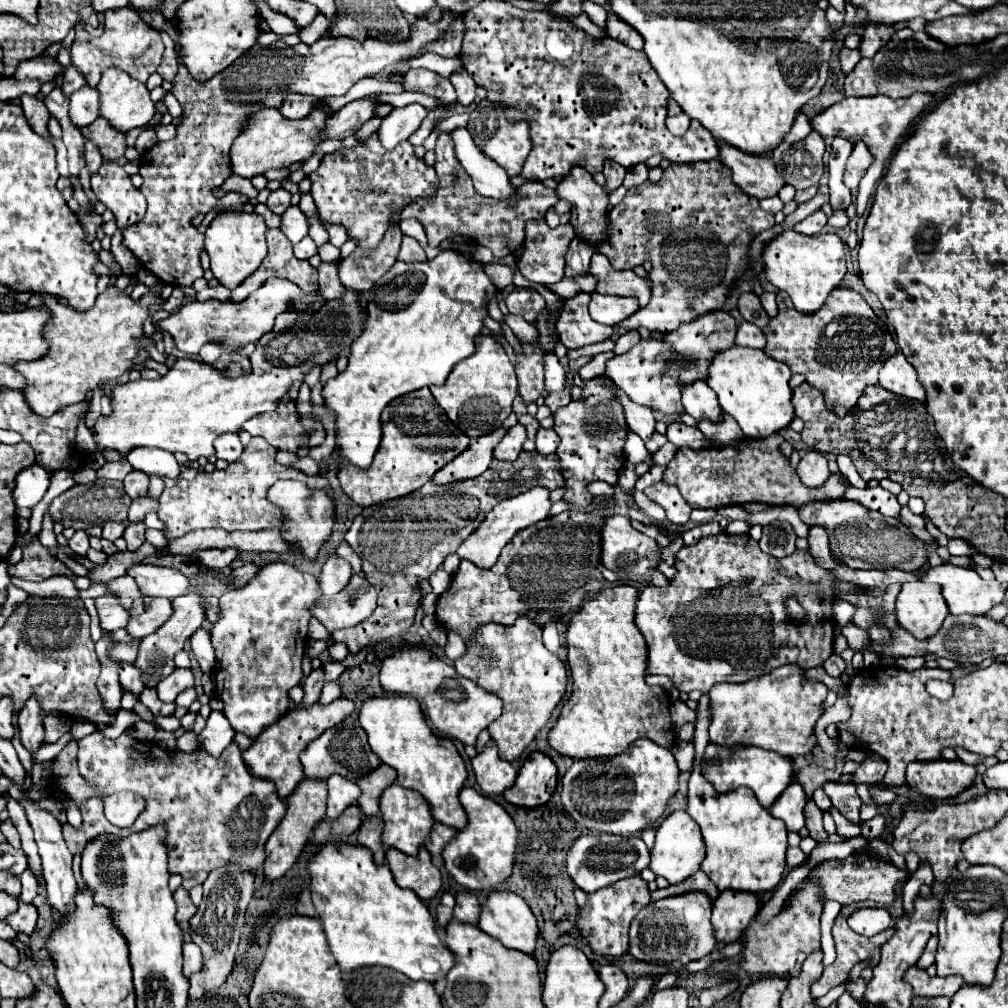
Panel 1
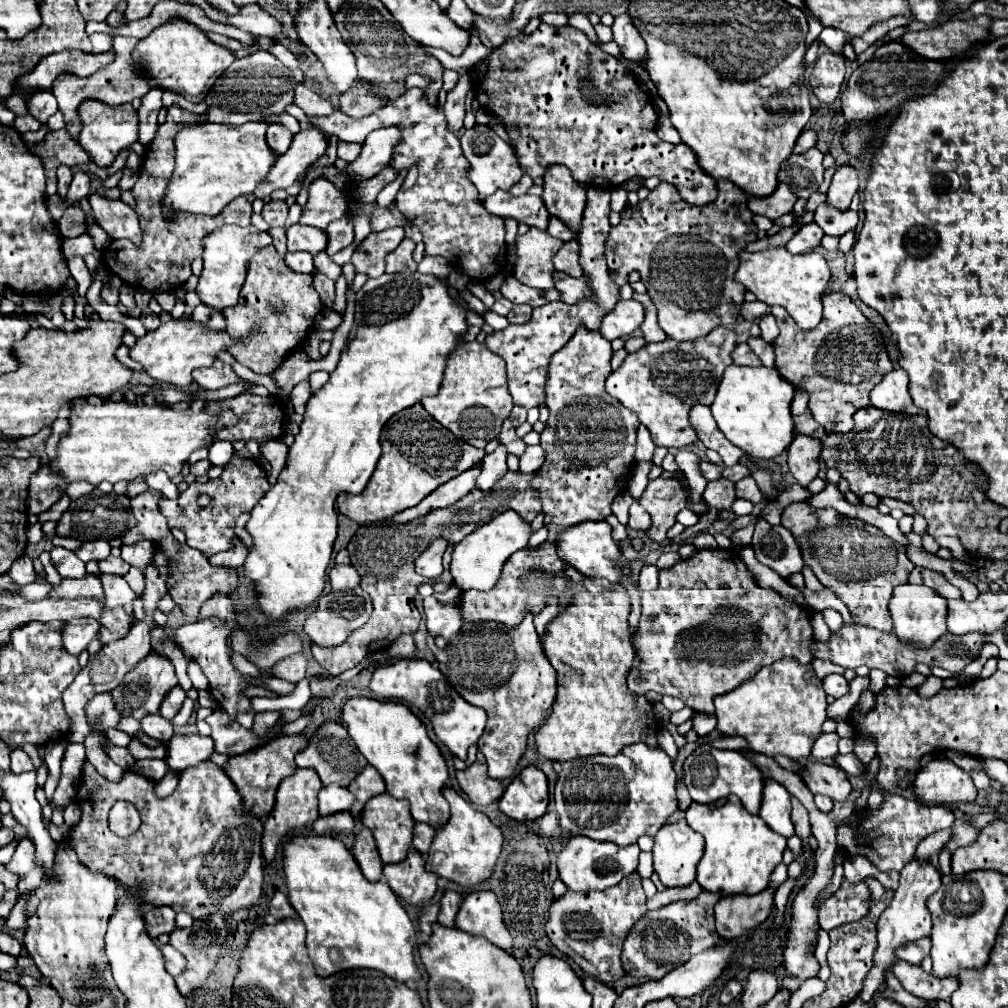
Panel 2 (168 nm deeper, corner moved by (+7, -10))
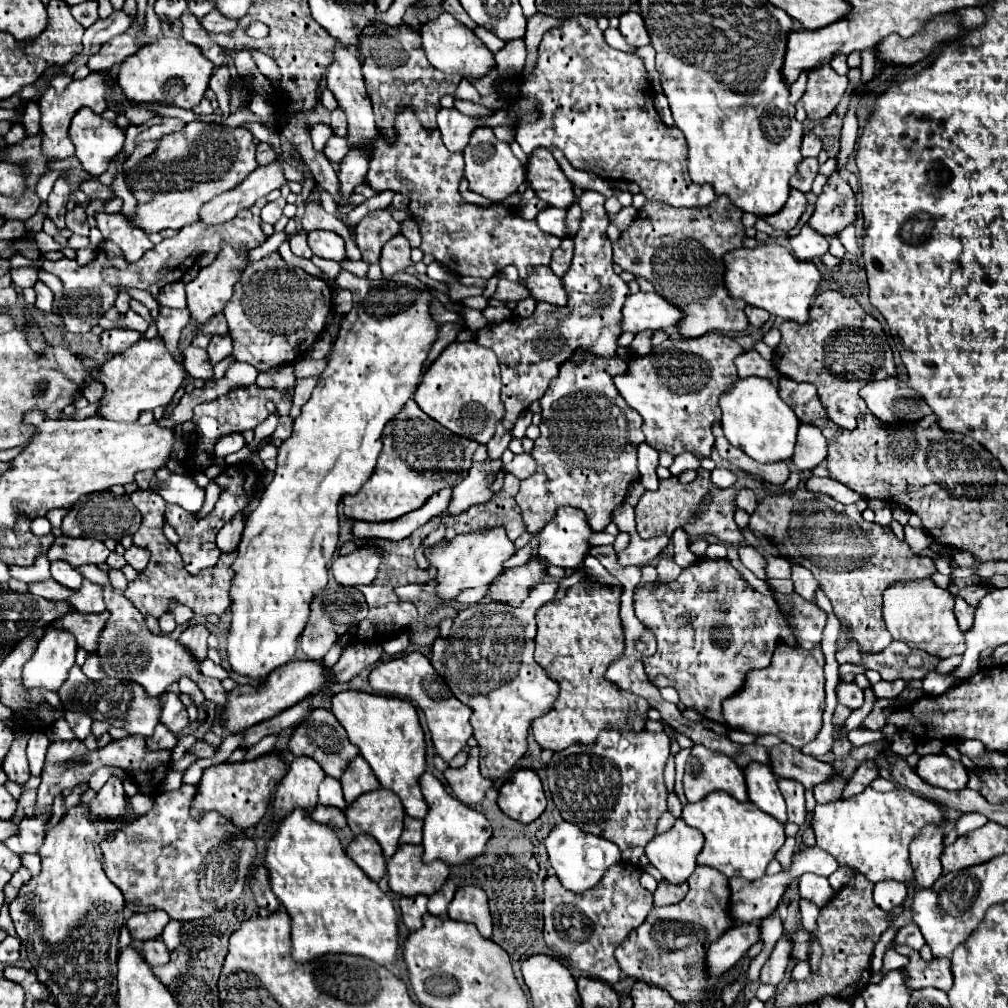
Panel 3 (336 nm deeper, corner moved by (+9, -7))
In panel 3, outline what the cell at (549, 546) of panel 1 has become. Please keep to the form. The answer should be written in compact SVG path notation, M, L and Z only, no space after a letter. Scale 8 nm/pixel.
M532 558L524 566L508 568L502 572L488 588L486 598L502 602L506 606L518 608L526 594L546 578L546 562L544 558Z

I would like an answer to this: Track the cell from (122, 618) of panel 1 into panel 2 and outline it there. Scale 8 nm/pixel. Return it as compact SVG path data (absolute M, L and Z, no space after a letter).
M96 619L66 621L62 627L62 647L70 655L80 655L86 649L86 645L92 639L96 639L96 629L100 629Z

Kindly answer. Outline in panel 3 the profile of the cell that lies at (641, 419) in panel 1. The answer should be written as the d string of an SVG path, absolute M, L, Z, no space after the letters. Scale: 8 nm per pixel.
M642 442L638 446L638 470L642 476L642 484L648 490L658 488L658 476L656 476L656 466L658 466L658 450Z

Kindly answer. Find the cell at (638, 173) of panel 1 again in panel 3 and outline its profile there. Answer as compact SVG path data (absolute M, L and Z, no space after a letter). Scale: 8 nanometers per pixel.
M626 206L626 208L622 208L618 214L610 216L610 222L614 222L614 224L618 226L618 230L622 232L622 230L626 230L626 226L628 226L634 218L636 218L636 208L634 208L634 206Z

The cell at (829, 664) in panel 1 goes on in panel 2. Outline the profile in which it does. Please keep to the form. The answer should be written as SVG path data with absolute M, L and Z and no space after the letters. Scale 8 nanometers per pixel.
M828 675L822 683L824 683L824 691L836 699L848 693L848 681L842 675Z

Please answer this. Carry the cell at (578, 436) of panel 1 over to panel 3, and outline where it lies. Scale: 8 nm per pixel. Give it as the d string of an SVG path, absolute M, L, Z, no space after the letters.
M574 354L570 362L562 362L558 376L550 380L546 394L540 398L540 436L532 448L532 456L536 458L538 468L530 478L522 480L516 494L516 504L522 508L528 532L536 534L542 530L542 526L554 518L558 506L572 506L586 512L590 516L590 526L596 532L602 532L612 522L612 510L624 502L630 482L638 478L636 448L640 442L644 442L642 416L626 406L612 382L612 376L624 374L626 368L628 364L618 356L594 358L594 354Z

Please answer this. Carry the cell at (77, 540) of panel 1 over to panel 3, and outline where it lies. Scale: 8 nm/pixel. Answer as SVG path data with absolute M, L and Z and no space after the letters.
M54 562L52 564L52 578L56 582L60 582L62 586L66 588L72 588L72 590L78 590L78 586L82 584L82 576L78 574L78 568L70 566L68 562Z

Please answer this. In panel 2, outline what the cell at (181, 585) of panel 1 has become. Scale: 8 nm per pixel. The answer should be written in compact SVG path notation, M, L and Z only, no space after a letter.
M102 575L102 587L104 587L104 605L108 609L116 605L130 605L136 599L136 593L130 589L130 585L120 575Z

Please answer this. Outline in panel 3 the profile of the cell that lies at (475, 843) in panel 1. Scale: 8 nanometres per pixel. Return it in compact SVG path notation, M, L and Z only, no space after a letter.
M426 772L420 778L420 782L422 782L422 794L430 806L428 816L424 818L424 840L422 840L424 862L430 864L434 860L442 860L448 866L456 866L472 862L474 858L482 856L488 840L492 838L492 826L486 820L486 816L458 802L454 796L450 796L444 784L438 778L434 778L430 772Z

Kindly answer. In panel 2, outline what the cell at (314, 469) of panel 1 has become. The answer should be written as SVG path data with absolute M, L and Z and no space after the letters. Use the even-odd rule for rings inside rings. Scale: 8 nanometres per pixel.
M272 439L272 443L266 443L266 445L260 445L260 453L262 457L272 465L272 471L268 473L268 481L274 485L282 467L286 465L286 453L288 453L288 447L282 443L282 441L276 441ZM274 445L274 447L270 447Z

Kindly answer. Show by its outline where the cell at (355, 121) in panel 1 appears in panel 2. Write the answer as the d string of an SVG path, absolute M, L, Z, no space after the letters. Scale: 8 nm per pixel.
M310 125L308 129L294 135L292 147L288 153L280 155L272 169L268 171L266 179L256 187L254 195L256 198L264 199L276 189L290 187L296 177L314 161L318 161L326 153L326 139L320 129Z

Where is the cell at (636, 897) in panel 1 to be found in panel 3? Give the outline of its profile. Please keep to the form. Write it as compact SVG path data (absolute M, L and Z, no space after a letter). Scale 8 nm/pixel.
M634 864L612 866L596 888L584 894L566 890L556 876L544 880L544 940L550 950L570 960L574 968L590 978L598 978L606 984L620 980L620 966L614 958L614 950L628 936L630 930L640 926L652 908L652 892L640 884L640 868Z

